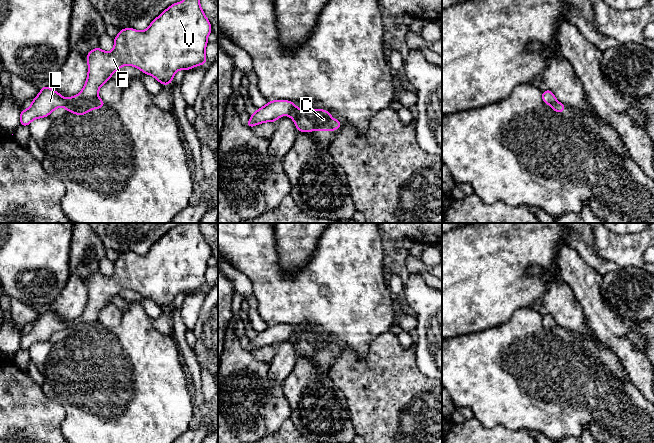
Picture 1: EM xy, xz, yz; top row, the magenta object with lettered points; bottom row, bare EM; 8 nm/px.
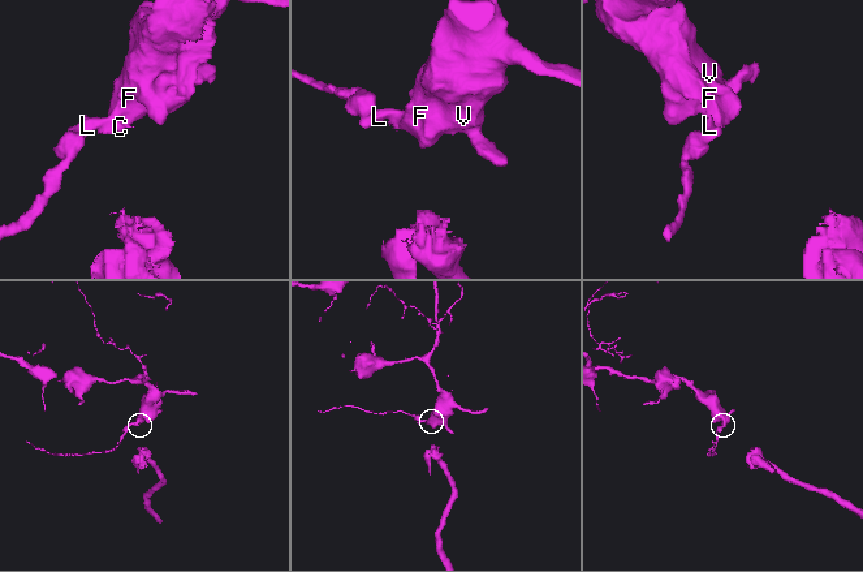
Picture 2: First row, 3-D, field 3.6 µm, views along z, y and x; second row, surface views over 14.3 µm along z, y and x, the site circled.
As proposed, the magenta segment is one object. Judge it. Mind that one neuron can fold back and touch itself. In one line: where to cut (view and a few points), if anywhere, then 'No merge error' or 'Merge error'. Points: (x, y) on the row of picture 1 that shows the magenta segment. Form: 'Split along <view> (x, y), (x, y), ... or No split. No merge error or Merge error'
Split along xy (97, 96), (91, 99), (68, 101), (64, 105). Merge error

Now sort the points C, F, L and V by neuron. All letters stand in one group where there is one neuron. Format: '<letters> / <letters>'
C / F L V

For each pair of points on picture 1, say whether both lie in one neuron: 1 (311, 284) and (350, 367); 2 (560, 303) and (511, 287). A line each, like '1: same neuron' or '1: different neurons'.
1: different neurons
2: different neurons

